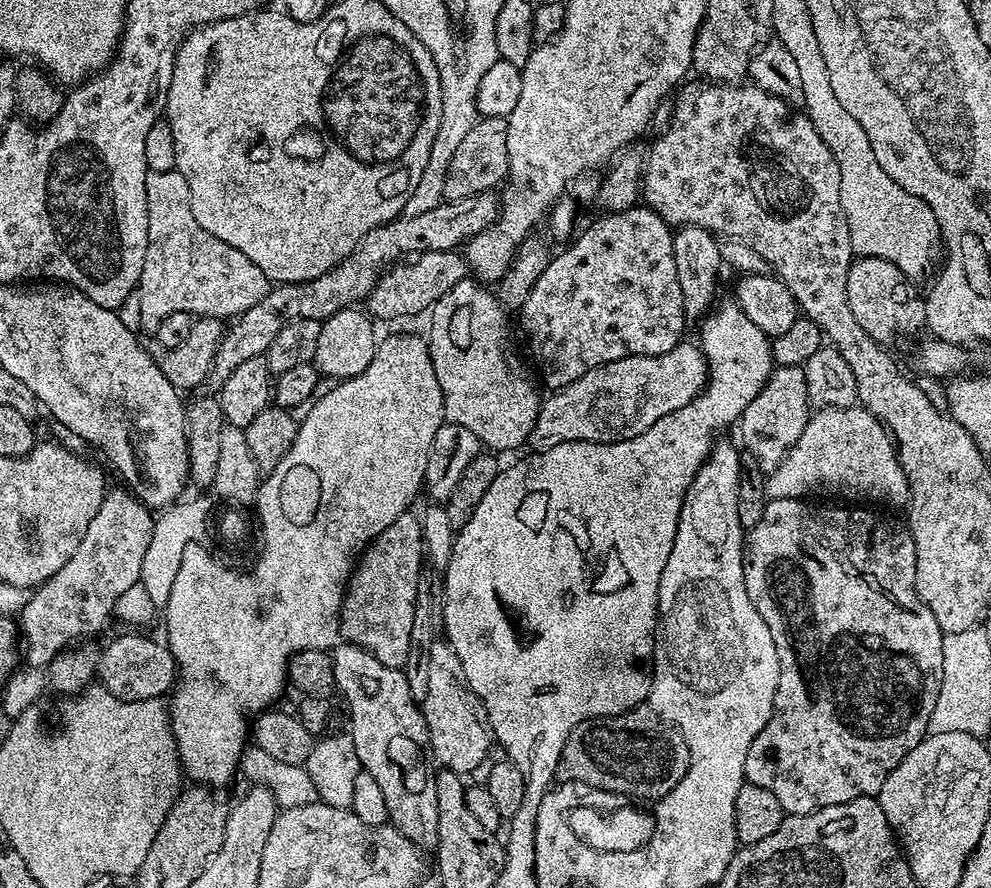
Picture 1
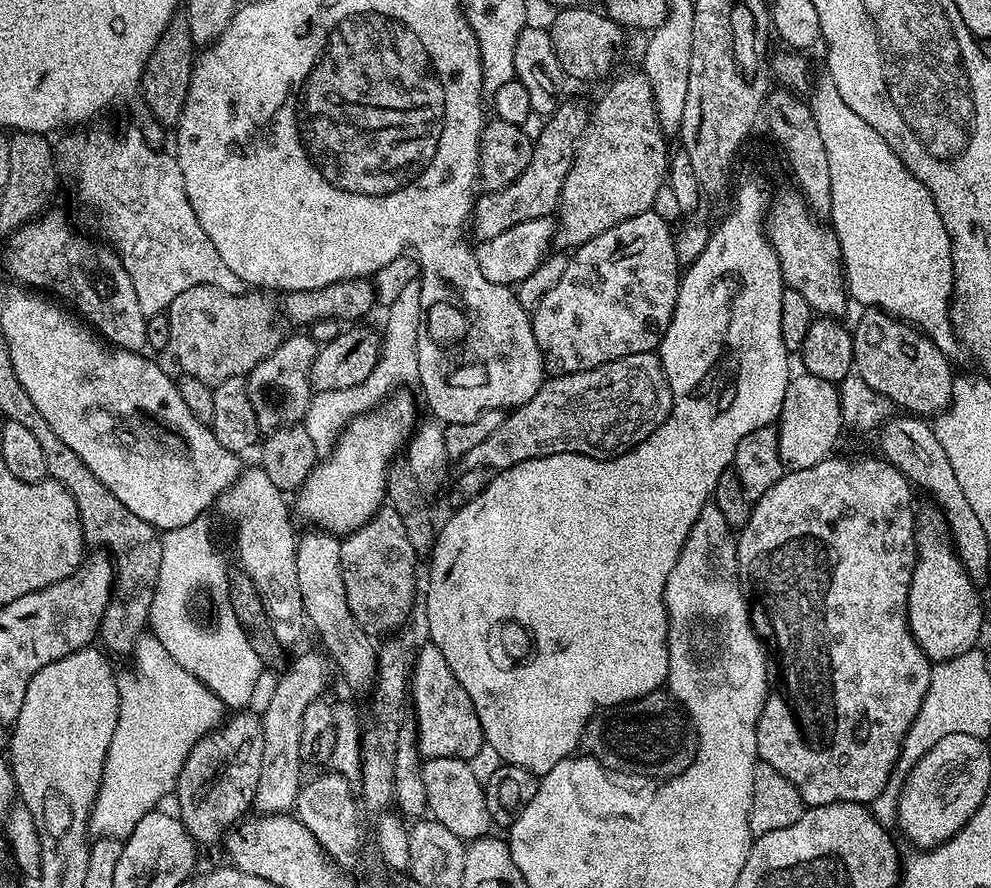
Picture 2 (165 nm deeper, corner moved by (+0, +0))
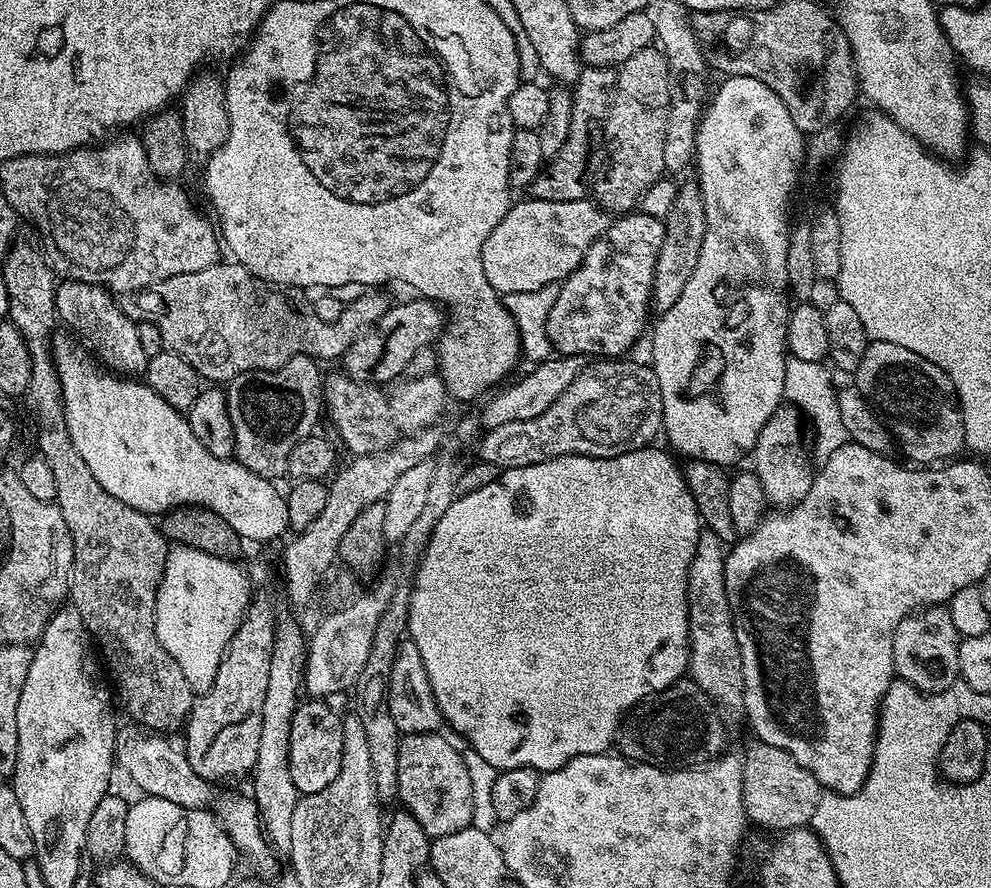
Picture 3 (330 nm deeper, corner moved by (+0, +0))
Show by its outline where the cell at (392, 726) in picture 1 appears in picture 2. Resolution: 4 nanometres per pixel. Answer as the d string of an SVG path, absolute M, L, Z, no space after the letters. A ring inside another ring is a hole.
M308 530L296 542L296 557L298 558L298 590L302 590L302 606L309 625L316 627L320 635L323 651L330 657L331 663L344 675L344 680L352 688L371 689L376 677L377 645L372 645L373 637L350 614L350 606L346 602L346 586L342 586L342 566L340 565L340 540L331 532L323 530Z

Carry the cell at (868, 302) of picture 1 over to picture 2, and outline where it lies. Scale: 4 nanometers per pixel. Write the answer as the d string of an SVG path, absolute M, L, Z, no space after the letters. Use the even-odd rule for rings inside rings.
M879 308L861 311L860 321L851 329L855 371L878 394L890 398L897 409L919 418L936 418L951 402L954 371L949 357L934 346L919 328L905 324Z

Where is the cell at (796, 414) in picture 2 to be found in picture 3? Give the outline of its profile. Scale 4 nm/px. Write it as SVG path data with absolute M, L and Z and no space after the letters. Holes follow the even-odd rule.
M781 406L769 418L766 426L762 426L758 442L750 453L750 468L756 473L758 482L762 482L765 501L769 505L776 504L772 506L780 510L787 510L806 498L814 479L814 468L808 465L808 456L804 453L804 432L806 436L806 424L800 409Z

